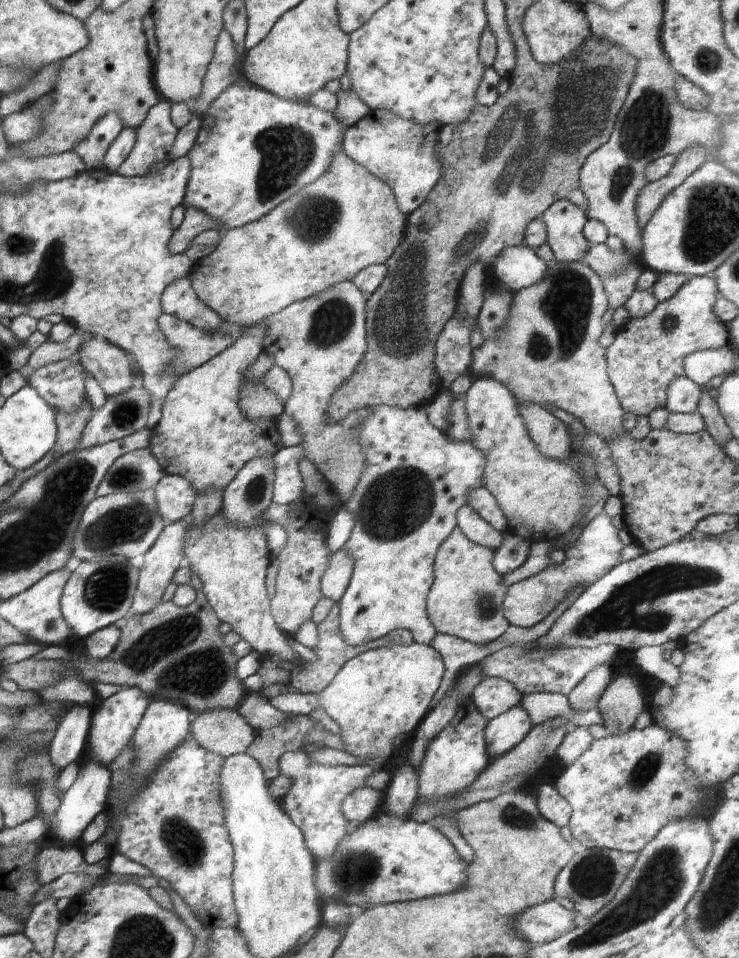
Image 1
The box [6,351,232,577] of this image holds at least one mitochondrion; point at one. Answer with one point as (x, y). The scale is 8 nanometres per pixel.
(129, 523)

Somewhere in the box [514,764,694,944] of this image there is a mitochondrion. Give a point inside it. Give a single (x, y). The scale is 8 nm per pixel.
(591, 877)

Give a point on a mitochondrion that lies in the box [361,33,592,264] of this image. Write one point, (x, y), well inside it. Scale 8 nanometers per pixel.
(513, 117)

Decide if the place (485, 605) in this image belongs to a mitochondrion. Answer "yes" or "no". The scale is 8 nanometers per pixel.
yes

